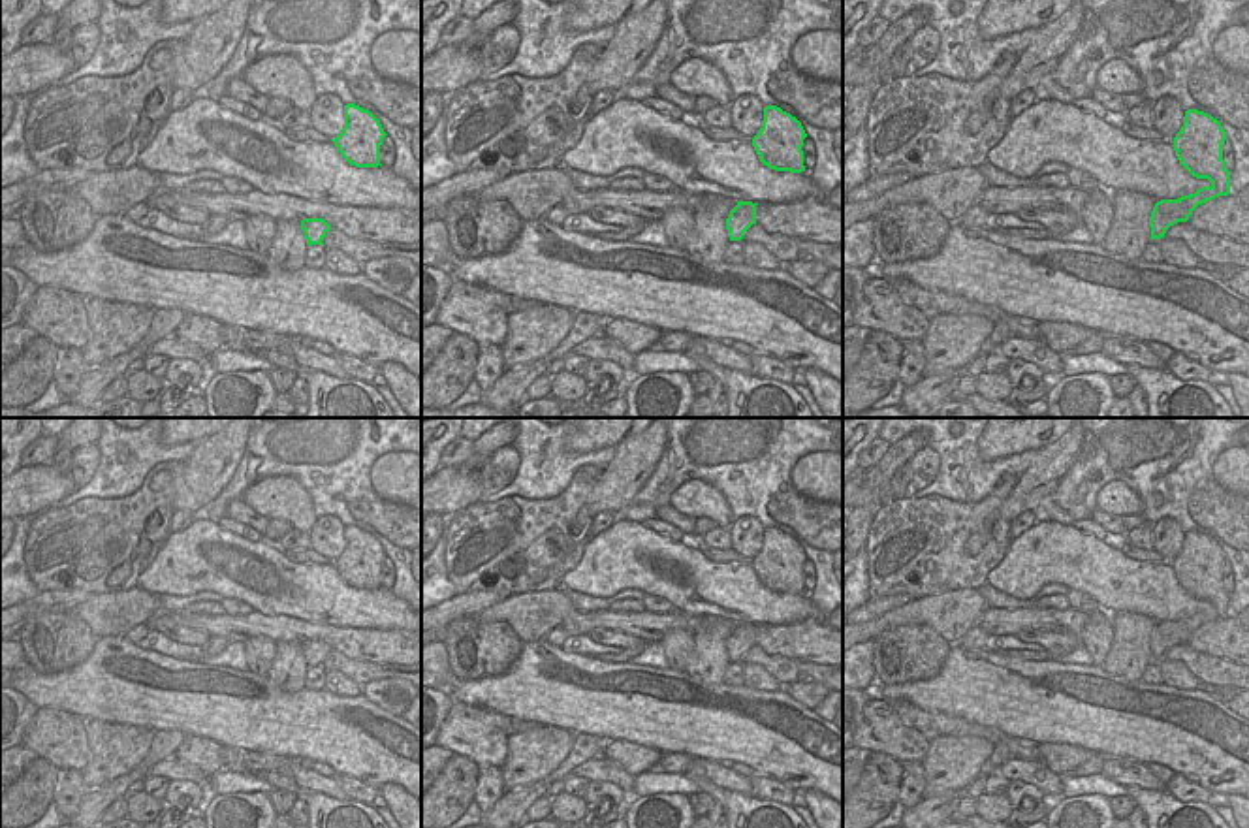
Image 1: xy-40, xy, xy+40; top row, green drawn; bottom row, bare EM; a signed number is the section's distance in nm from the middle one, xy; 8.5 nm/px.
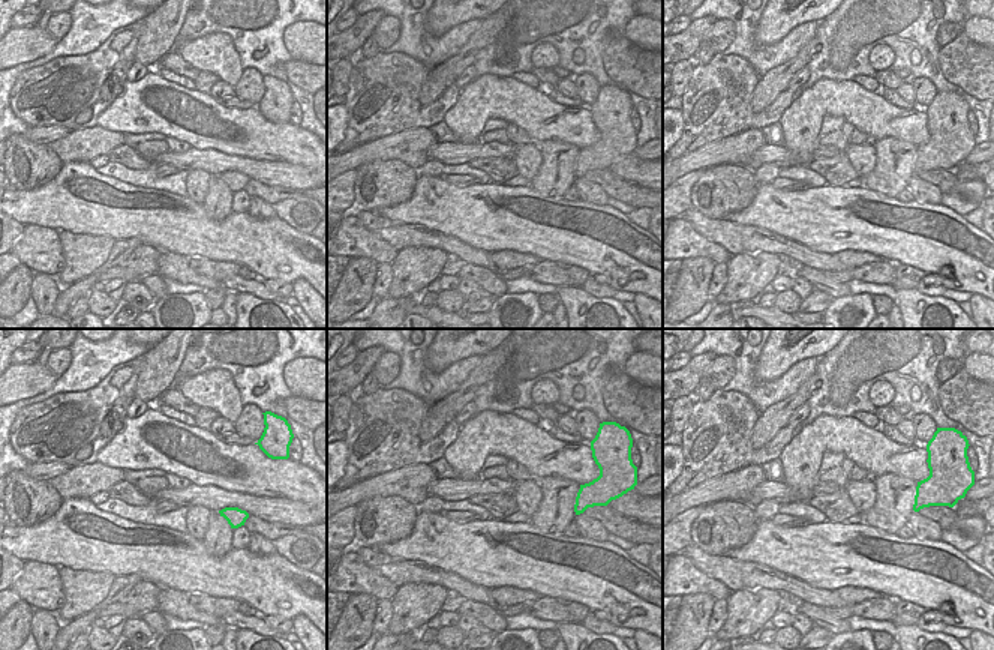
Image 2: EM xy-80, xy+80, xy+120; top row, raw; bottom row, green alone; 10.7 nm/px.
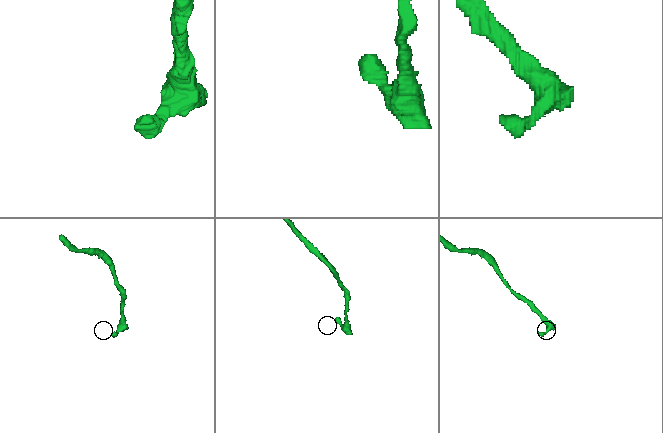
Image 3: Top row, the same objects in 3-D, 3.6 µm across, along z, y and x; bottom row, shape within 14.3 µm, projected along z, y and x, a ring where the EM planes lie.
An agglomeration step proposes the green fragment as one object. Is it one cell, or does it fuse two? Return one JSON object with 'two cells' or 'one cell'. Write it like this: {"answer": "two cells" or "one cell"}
{"answer": "one cell"}

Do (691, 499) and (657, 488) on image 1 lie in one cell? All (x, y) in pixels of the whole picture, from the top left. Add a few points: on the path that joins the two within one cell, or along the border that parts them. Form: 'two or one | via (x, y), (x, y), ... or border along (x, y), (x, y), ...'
two | border along (715, 486), (685, 480), (668, 503)

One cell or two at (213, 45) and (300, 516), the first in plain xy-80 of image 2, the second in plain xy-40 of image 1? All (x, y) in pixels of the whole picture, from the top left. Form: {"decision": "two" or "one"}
{"decision": "one"}

